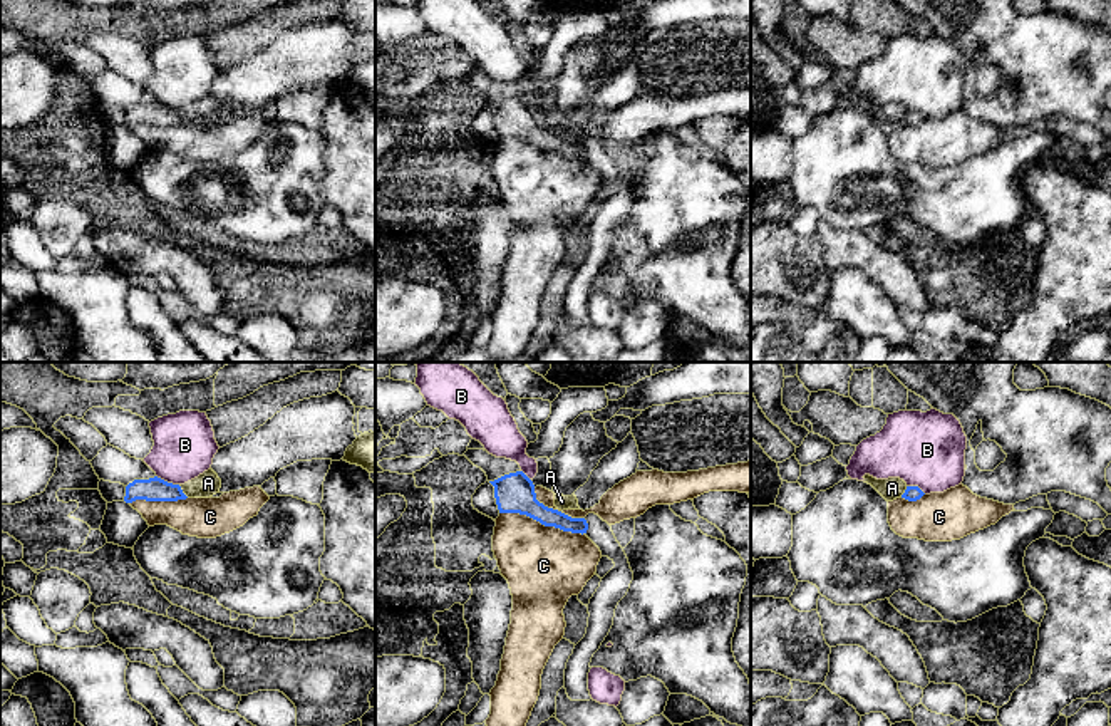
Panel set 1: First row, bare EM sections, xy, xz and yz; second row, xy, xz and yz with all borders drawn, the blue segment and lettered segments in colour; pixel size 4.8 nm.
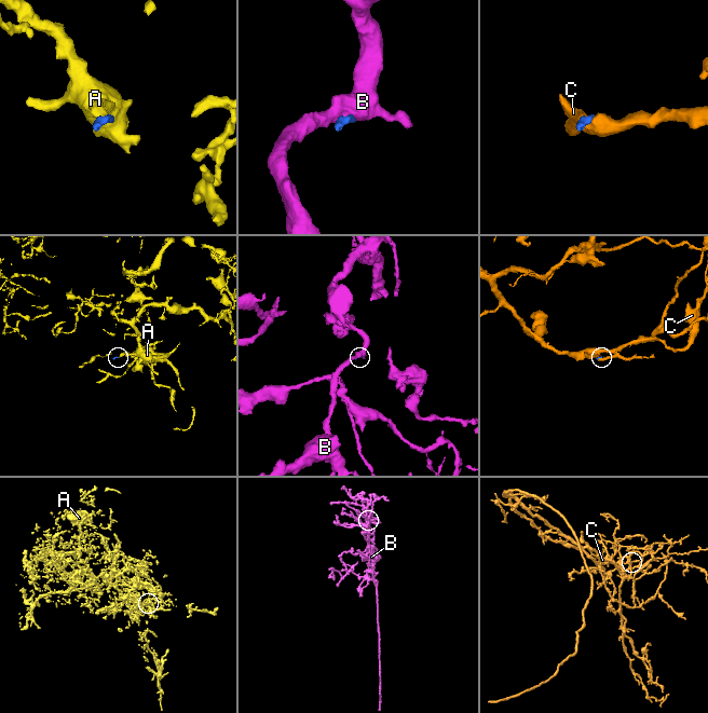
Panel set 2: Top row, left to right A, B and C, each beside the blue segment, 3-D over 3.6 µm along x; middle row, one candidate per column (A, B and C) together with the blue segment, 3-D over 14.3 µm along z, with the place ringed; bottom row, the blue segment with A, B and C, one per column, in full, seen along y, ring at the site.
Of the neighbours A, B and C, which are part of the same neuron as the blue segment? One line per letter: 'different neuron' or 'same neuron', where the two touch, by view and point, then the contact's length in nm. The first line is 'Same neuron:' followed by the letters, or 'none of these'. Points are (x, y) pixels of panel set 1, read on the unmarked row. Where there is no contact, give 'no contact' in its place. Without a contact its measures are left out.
Same neuron: none of these
A: different neuron; meets blue in xy at (181, 116); contact 80 nm long
B: different neuron; meets blue in xy at (166, 106); contact 120 nm long
C: different neuron; meets blue in xz at (542, 148); contact 420 nm long

